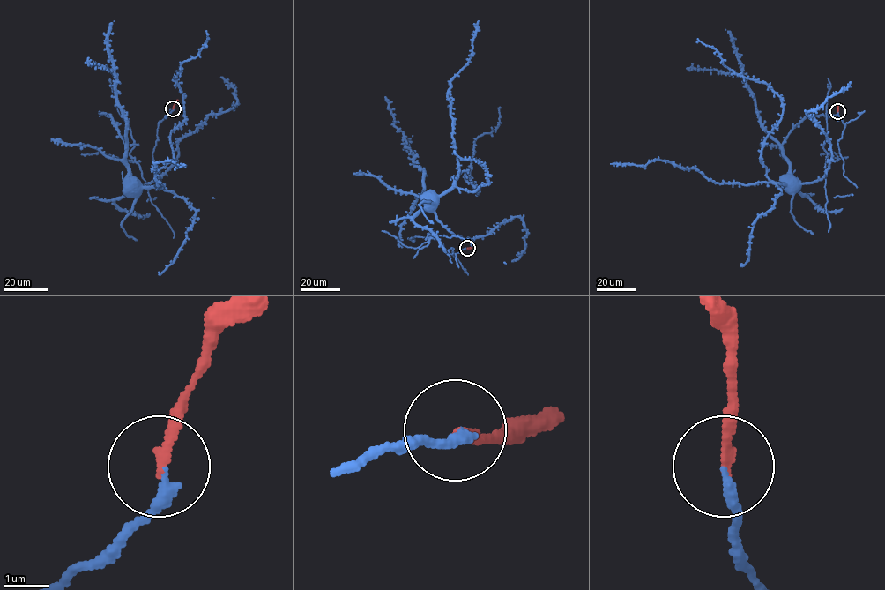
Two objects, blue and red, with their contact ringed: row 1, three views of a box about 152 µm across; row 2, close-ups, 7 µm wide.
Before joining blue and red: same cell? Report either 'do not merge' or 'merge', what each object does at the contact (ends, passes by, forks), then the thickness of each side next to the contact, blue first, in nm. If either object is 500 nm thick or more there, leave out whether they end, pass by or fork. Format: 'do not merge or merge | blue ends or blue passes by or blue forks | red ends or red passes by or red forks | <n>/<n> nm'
merge | blue ends | red ends | 240/190 nm

